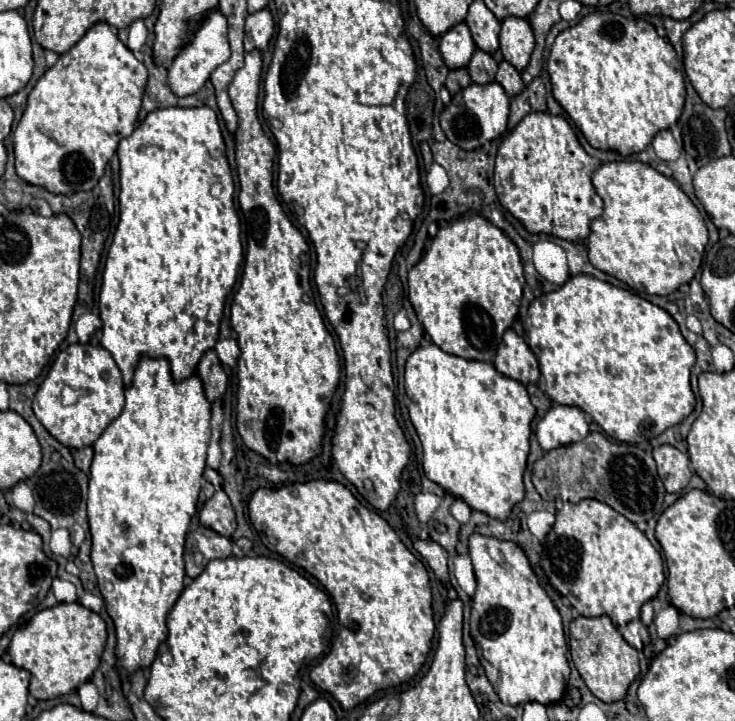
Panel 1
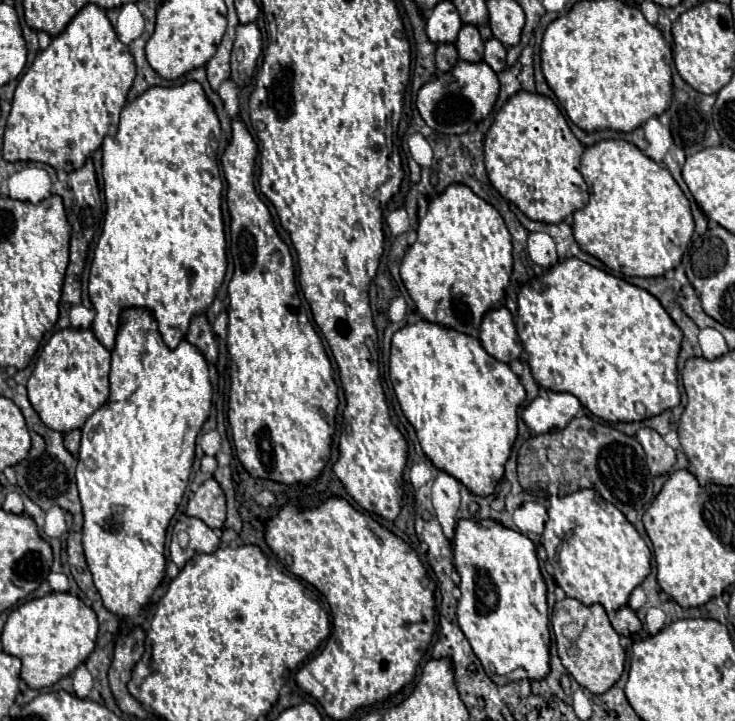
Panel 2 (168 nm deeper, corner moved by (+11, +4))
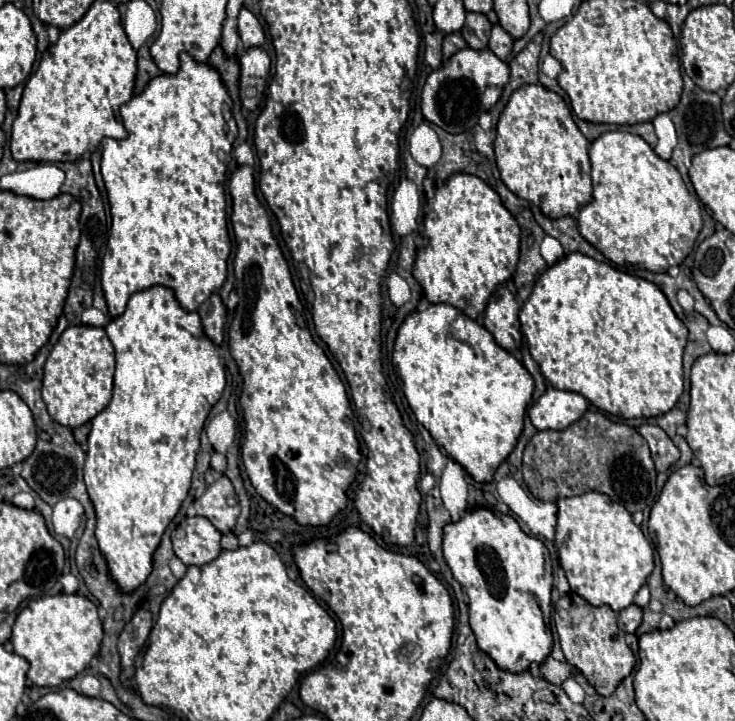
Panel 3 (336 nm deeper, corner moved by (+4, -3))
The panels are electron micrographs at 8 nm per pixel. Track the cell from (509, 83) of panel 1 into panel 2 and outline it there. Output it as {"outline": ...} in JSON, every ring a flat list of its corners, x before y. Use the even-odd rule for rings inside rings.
{"outline":[[491,38,485,42,485,56,483,60,495,70,495,72,501,72,505,68,505,46,497,40,497,38]]}

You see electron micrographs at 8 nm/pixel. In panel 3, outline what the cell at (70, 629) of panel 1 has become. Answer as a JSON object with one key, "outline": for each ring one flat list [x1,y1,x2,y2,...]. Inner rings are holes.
{"outline":[[52,595,32,599,12,627,14,653,30,663,28,679,38,687,58,687,82,673,102,643,102,621,96,605,82,595]]}

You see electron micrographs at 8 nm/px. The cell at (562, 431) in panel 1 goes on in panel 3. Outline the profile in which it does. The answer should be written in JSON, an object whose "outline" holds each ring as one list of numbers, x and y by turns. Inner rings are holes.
{"outline":[[548,389,528,411,538,431,564,431,588,411,588,401,572,391]]}

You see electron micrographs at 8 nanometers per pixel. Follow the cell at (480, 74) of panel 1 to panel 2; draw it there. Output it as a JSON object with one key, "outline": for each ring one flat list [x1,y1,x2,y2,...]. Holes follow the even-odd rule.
{"outline":[[463,24,459,36,457,36,457,52,461,60,469,60,469,62,481,62,481,54,483,54,483,38,477,30,477,26,473,24]]}

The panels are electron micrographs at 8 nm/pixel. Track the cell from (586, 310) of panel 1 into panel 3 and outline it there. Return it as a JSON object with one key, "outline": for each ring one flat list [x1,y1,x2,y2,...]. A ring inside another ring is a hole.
{"outline":[[572,253,562,257,556,265,548,267,542,277,534,283,532,287,532,295,526,299,524,307,520,309,520,323,522,323,522,333,528,339,528,347,530,347,530,355,532,359,540,365,542,375,552,383,552,387,562,389,562,391,574,391,584,395,596,409,604,411,604,413,612,413,612,415,622,415,624,419,634,419,634,417,658,417,668,413,680,399,682,389,684,389,684,381,682,381,682,353,686,347,686,339,688,339,688,329,684,327,684,323,674,315,668,299,664,297,664,293,650,281,644,281,640,277,632,277,608,263,598,263,582,253]]}

